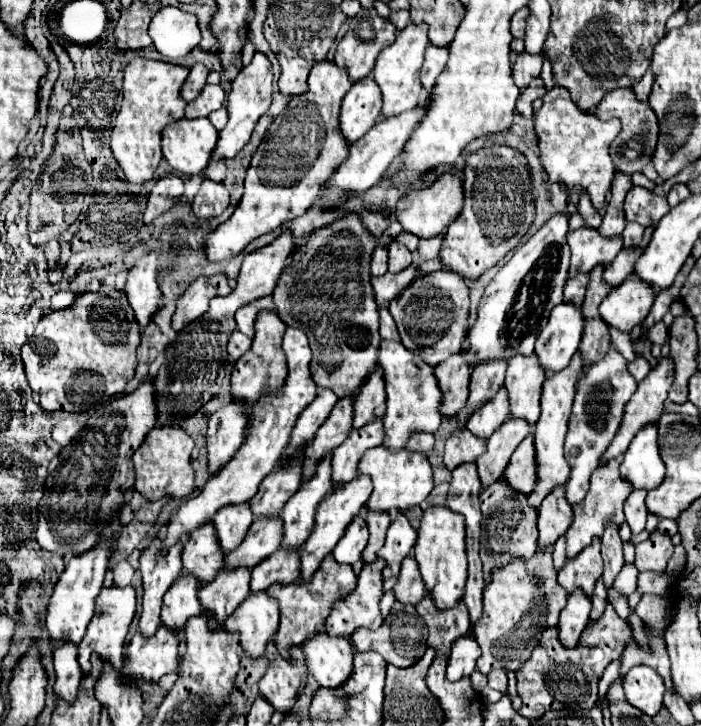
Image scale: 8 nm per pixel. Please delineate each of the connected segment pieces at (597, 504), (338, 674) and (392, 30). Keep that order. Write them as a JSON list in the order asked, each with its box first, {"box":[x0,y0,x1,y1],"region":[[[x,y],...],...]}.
[{"box":[566,456,632,558],"region":[[[622,456],[612,458],[610,462],[598,466],[594,470],[594,476],[590,478],[590,490],[586,494],[586,498],[578,504],[574,504],[574,522],[570,524],[568,532],[566,532],[566,556],[574,558],[582,548],[586,548],[594,536],[602,536],[604,530],[604,522],[612,520],[614,524],[622,524],[624,522],[624,512],[622,512],[622,504],[628,498],[628,494],[632,492],[632,484],[628,480],[620,478],[620,462]]]},{"box":[302,632,352,688],"region":[[[316,632],[302,644],[308,670],[324,688],[338,688],[352,668],[352,646],[344,636]]]},{"box":[334,10,396,82],"region":[[[362,10],[348,20],[348,32],[336,48],[334,62],[348,68],[352,82],[372,74],[378,52],[392,44],[396,36],[396,26],[388,18],[368,18],[366,14],[368,10]]]}]

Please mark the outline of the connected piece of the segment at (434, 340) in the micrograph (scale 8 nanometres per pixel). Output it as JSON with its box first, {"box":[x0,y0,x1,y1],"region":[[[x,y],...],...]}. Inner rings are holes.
{"box":[390,270,468,366],"region":[[[438,270],[432,274],[426,274],[426,298],[414,296],[414,290],[402,292],[390,302],[390,314],[396,320],[398,332],[402,336],[402,344],[420,354],[422,360],[426,360],[430,366],[440,364],[450,354],[456,354],[462,350],[462,342],[468,334],[468,284],[466,280],[452,270]]]}

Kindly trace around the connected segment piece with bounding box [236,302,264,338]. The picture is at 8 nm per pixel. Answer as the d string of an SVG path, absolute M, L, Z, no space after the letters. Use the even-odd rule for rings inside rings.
M252 302L252 304L246 304L246 306L242 306L238 312L236 312L236 324L238 324L238 330L240 332L244 332L246 336L254 336L252 332L254 332L254 320L256 320L256 314L260 312L260 308L264 308L264 306L260 306L258 302Z

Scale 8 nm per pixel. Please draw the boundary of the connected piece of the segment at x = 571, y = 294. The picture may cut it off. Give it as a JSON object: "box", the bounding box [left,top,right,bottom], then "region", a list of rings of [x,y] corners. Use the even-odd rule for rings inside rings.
{"box":[564,274,588,304],"region":[[[578,274],[578,276],[568,278],[566,286],[564,286],[564,298],[574,300],[576,304],[582,304],[586,286],[588,286],[588,274]]]}

